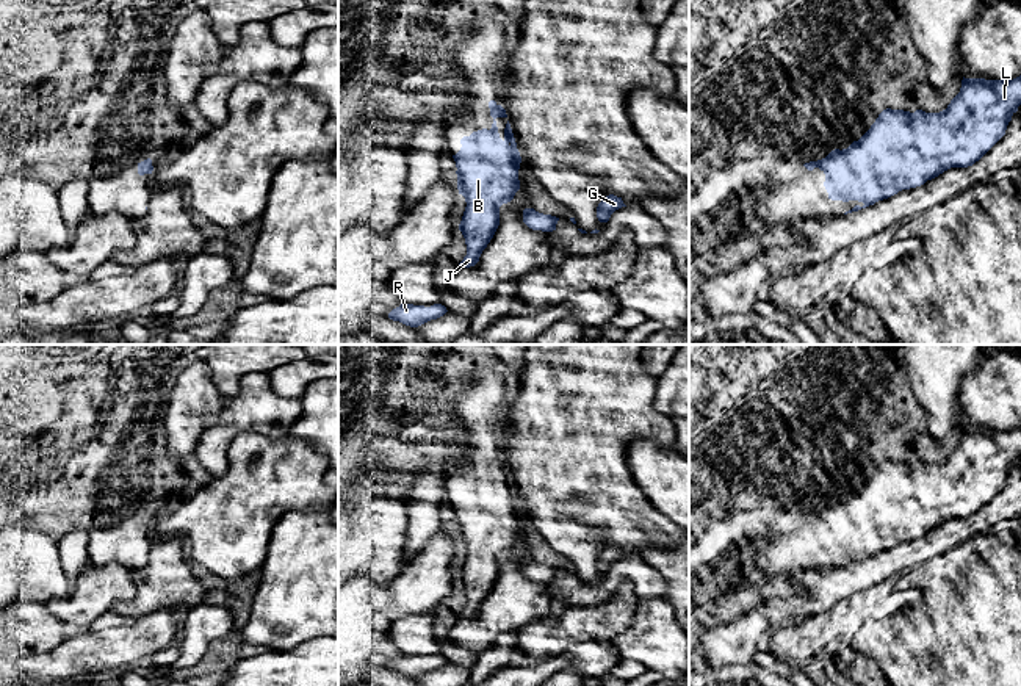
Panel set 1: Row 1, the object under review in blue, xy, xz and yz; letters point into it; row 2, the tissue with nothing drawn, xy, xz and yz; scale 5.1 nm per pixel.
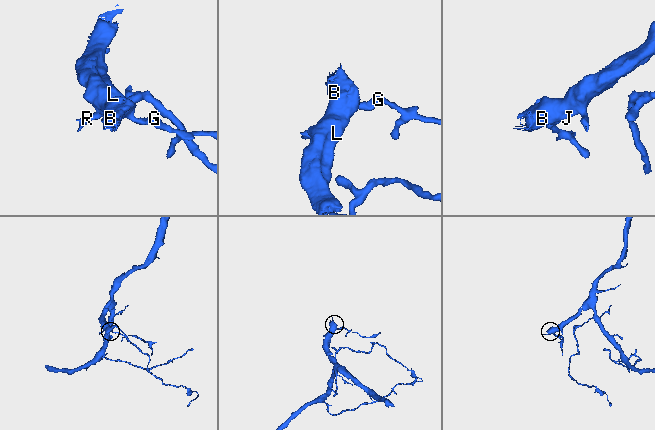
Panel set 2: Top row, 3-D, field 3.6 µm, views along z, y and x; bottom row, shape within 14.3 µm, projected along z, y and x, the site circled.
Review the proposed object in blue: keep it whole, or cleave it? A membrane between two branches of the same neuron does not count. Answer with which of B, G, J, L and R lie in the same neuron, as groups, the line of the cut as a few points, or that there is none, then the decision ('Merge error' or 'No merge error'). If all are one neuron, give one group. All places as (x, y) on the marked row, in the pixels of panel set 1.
Groups: B G J L R. No split. No merge error

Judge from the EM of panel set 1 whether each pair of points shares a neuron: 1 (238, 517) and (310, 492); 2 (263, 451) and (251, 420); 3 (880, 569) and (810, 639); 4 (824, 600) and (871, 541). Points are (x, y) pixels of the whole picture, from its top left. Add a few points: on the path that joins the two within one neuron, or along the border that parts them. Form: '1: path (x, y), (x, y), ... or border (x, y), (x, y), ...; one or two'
1: path (256, 500), (263, 492), (293, 492); one
2: border (262, 434), (270, 437), (290, 436); two
3: border (890, 577), (838, 600), (826, 611); two
4: border (888, 548), (857, 561), (818, 569); two

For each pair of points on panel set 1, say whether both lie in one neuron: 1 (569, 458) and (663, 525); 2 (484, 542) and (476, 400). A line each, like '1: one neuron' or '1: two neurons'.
1: one neuron
2: one neuron

